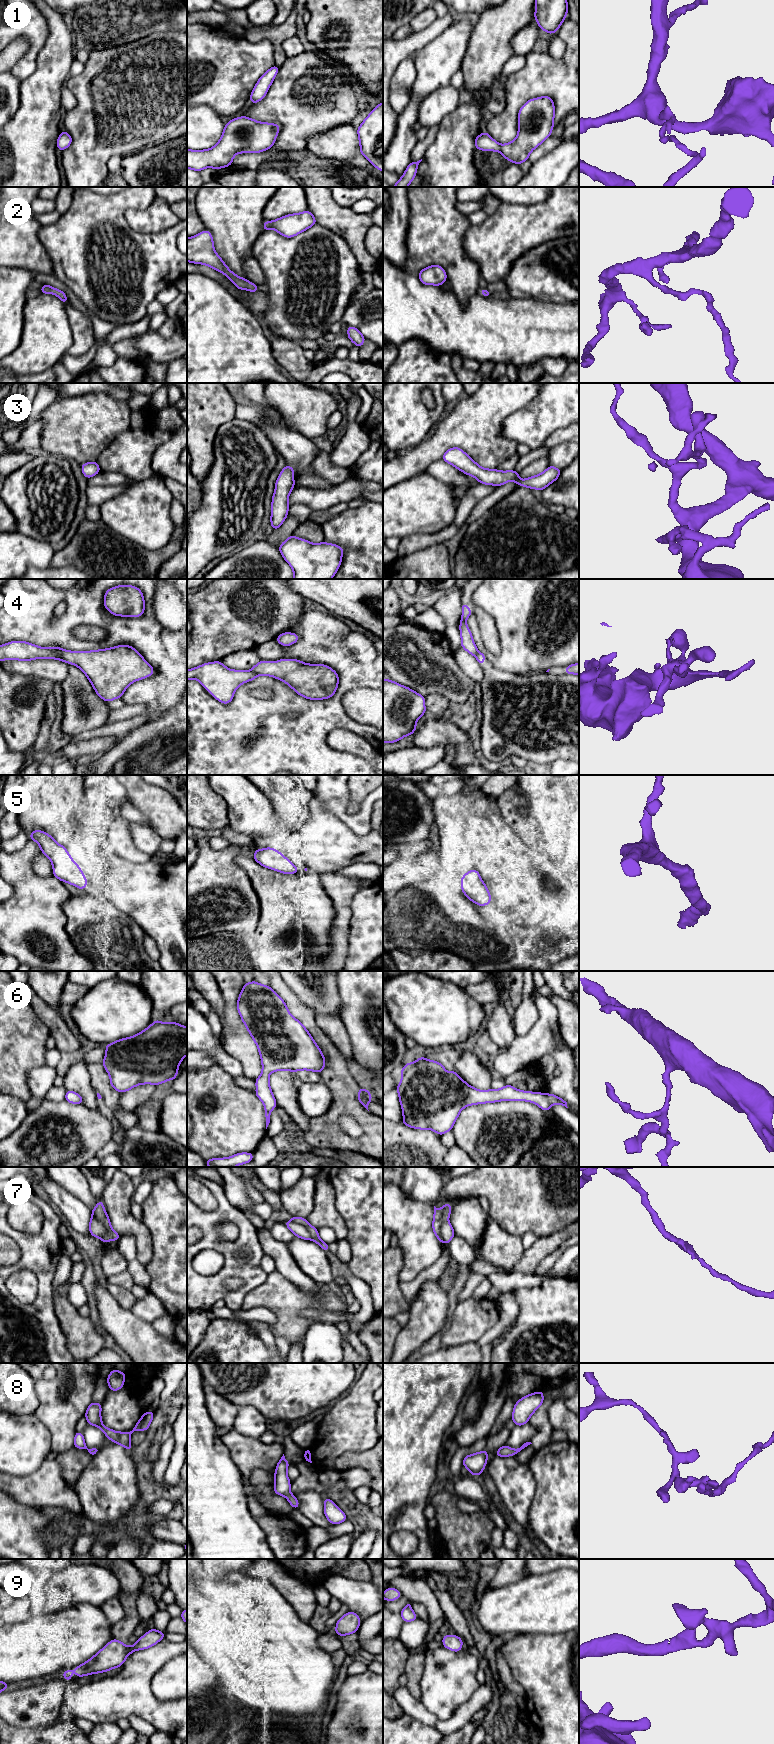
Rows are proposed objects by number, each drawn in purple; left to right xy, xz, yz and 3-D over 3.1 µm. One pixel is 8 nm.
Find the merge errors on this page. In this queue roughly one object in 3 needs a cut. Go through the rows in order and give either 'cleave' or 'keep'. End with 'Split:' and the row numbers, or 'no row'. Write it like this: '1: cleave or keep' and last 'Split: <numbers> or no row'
1: keep
2: keep
3: keep
4: cleave
5: keep
6: keep
7: keep
8: keep
9: keep
Split: 4

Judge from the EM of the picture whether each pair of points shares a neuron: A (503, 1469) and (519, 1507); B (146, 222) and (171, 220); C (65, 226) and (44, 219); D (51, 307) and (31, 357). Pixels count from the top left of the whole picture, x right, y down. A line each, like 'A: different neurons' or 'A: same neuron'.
A: same neuron
B: same neuron
C: different neurons
D: same neuron

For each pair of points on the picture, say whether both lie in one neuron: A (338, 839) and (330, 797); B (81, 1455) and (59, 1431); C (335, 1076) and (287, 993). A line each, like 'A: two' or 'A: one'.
A: two
B: two
C: one

